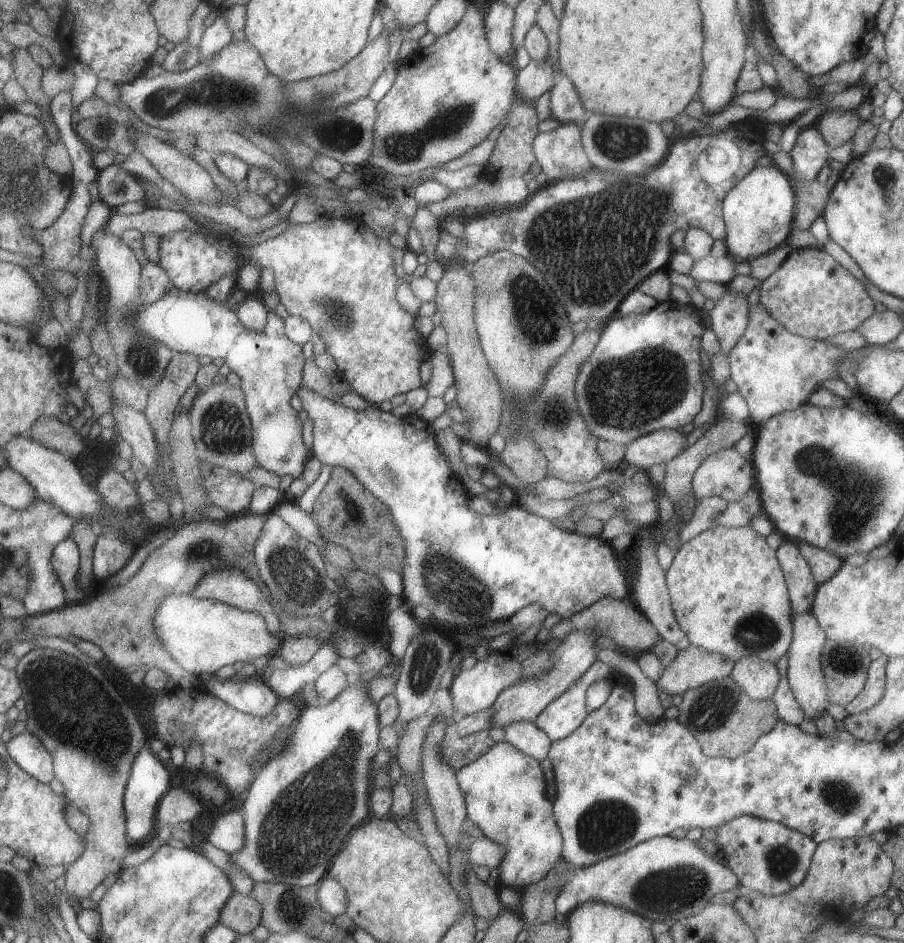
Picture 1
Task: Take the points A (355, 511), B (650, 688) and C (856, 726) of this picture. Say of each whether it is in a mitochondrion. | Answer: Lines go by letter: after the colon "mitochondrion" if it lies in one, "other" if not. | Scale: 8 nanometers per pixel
A: mitochondrion
B: other
C: other

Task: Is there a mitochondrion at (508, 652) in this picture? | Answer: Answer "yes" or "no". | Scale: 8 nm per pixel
no

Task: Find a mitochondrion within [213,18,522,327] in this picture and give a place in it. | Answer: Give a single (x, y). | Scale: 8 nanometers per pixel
(404, 149)

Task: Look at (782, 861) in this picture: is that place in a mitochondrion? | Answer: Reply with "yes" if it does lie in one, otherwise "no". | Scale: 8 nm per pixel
yes

